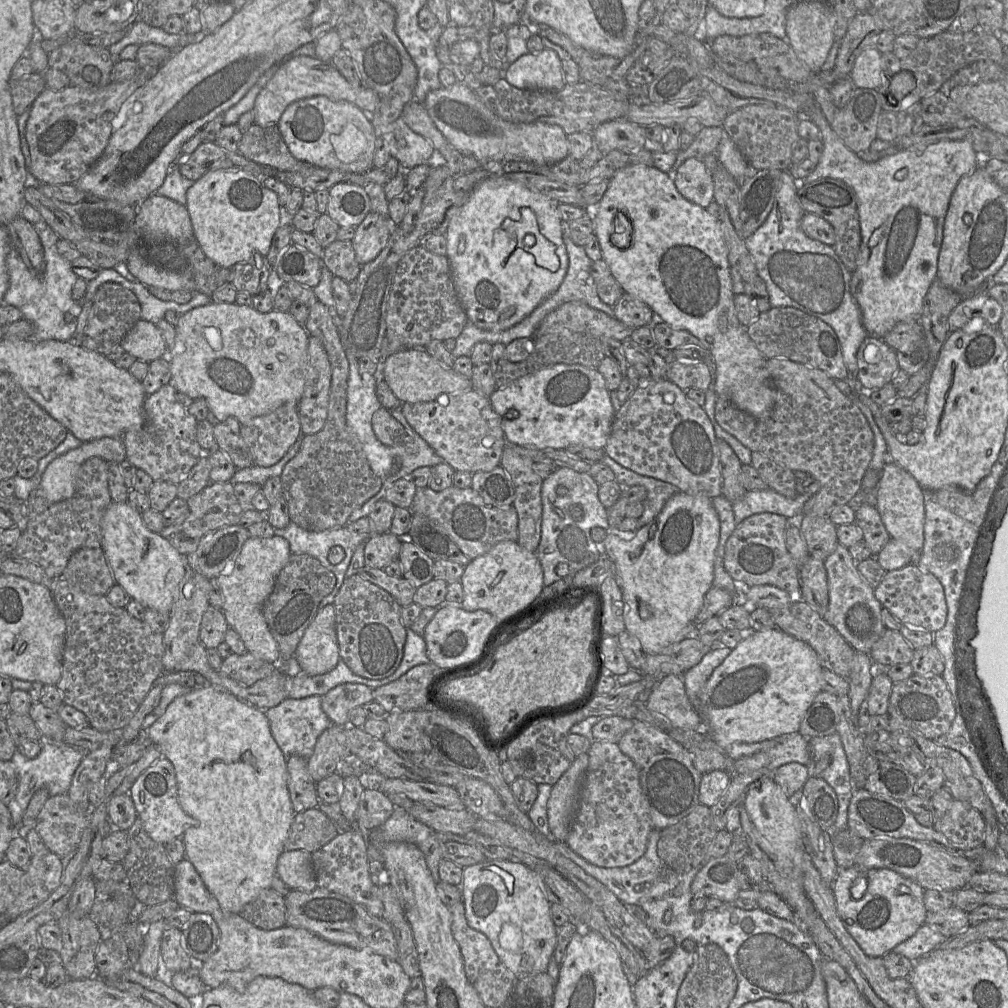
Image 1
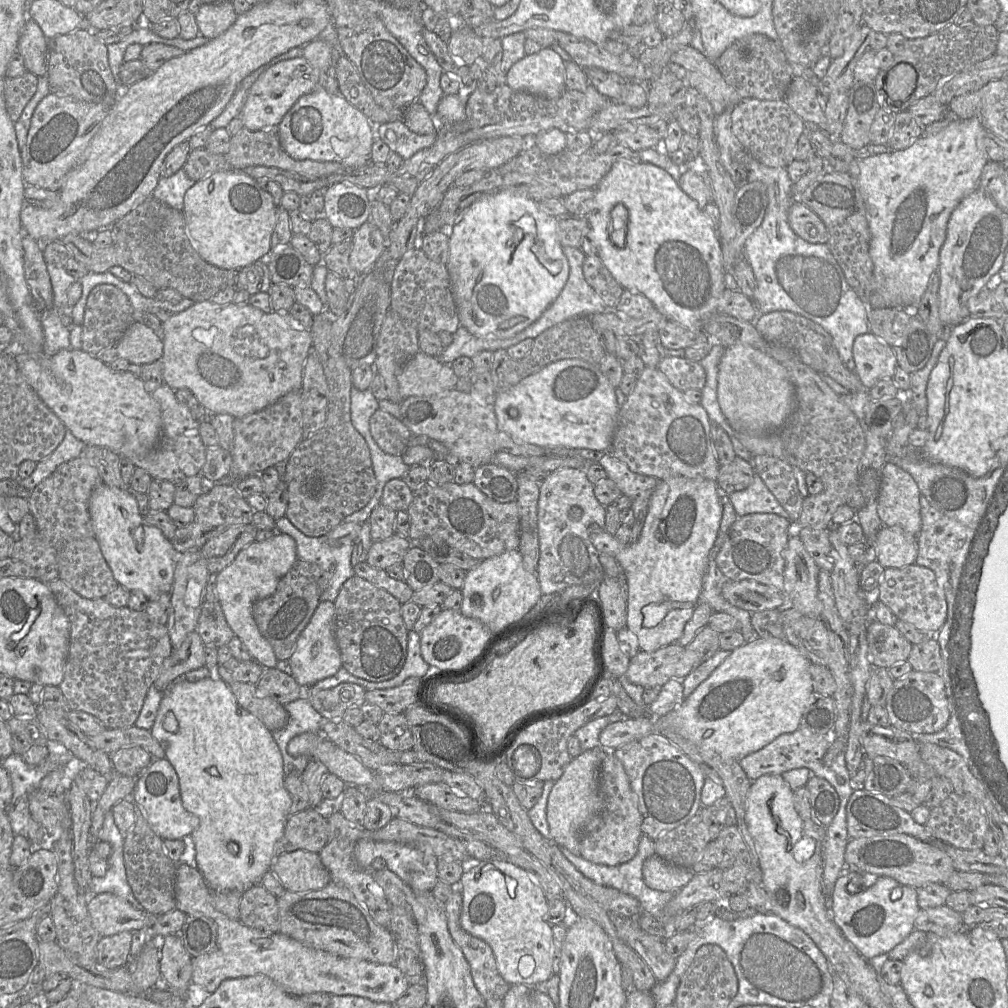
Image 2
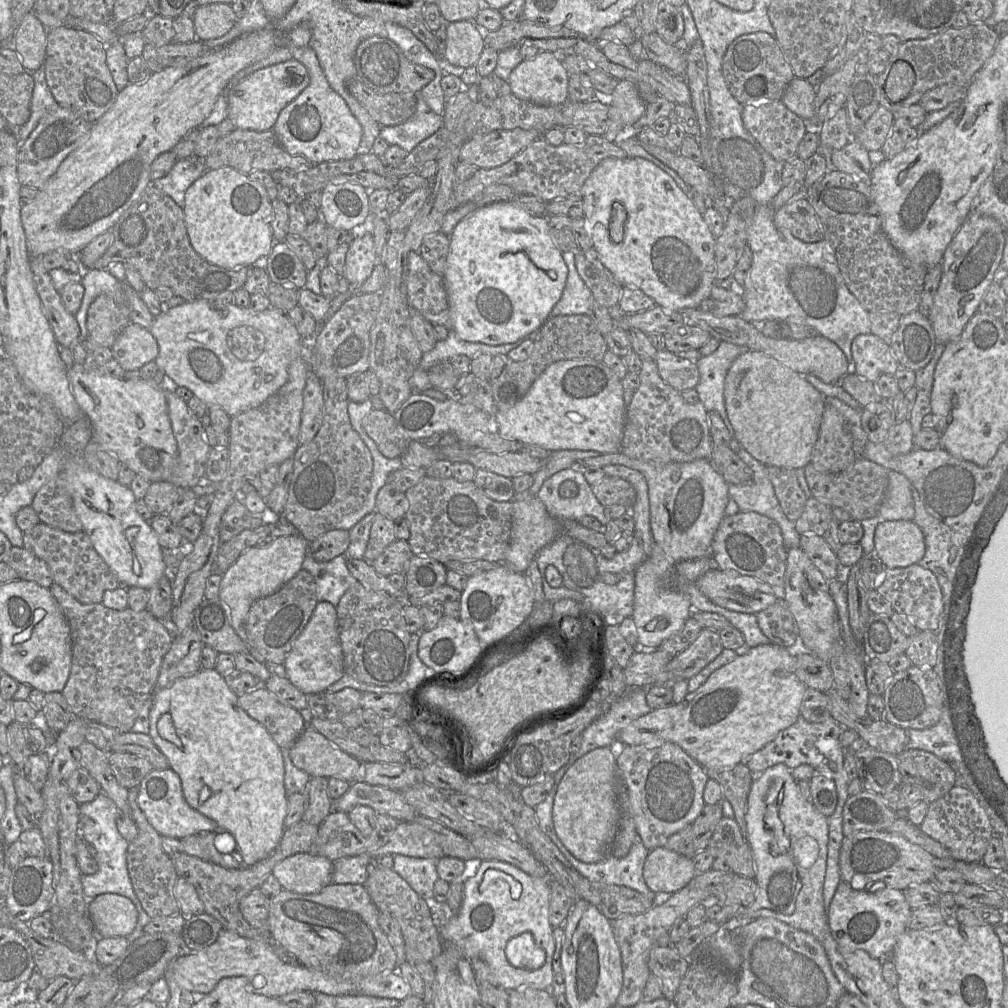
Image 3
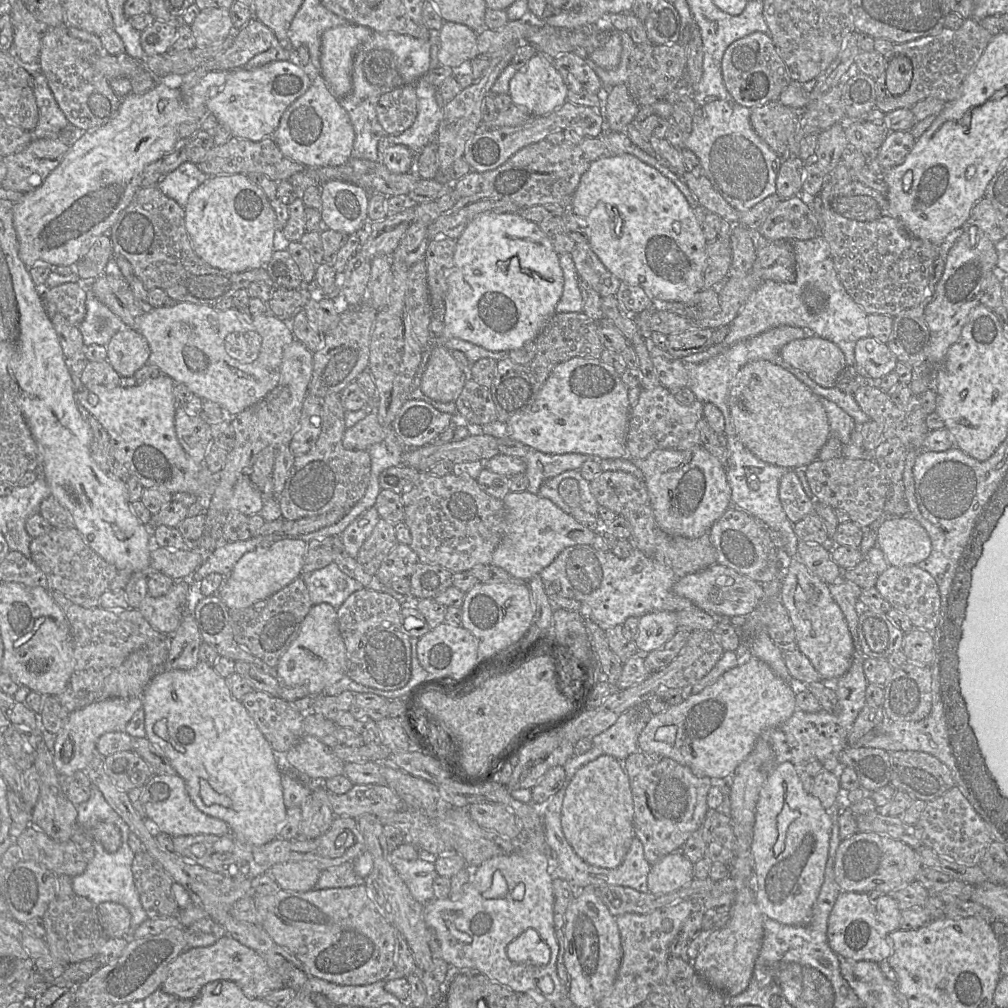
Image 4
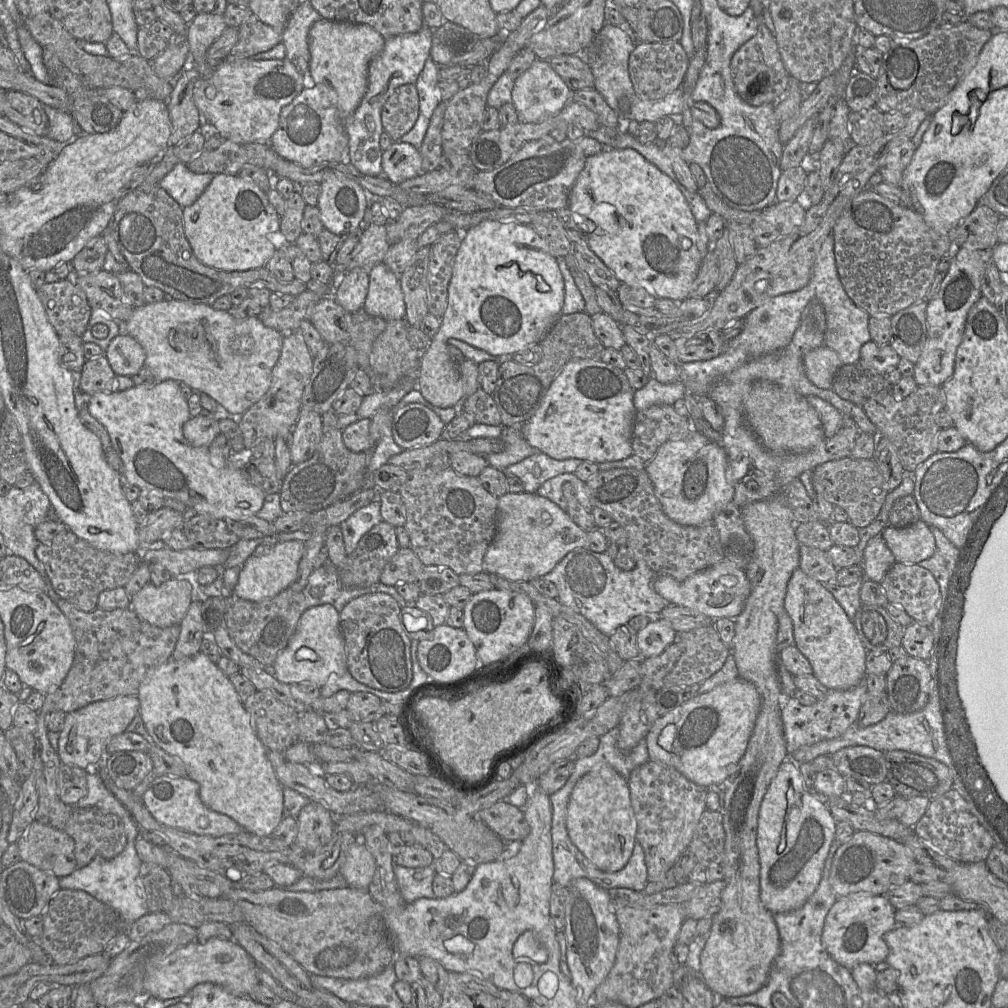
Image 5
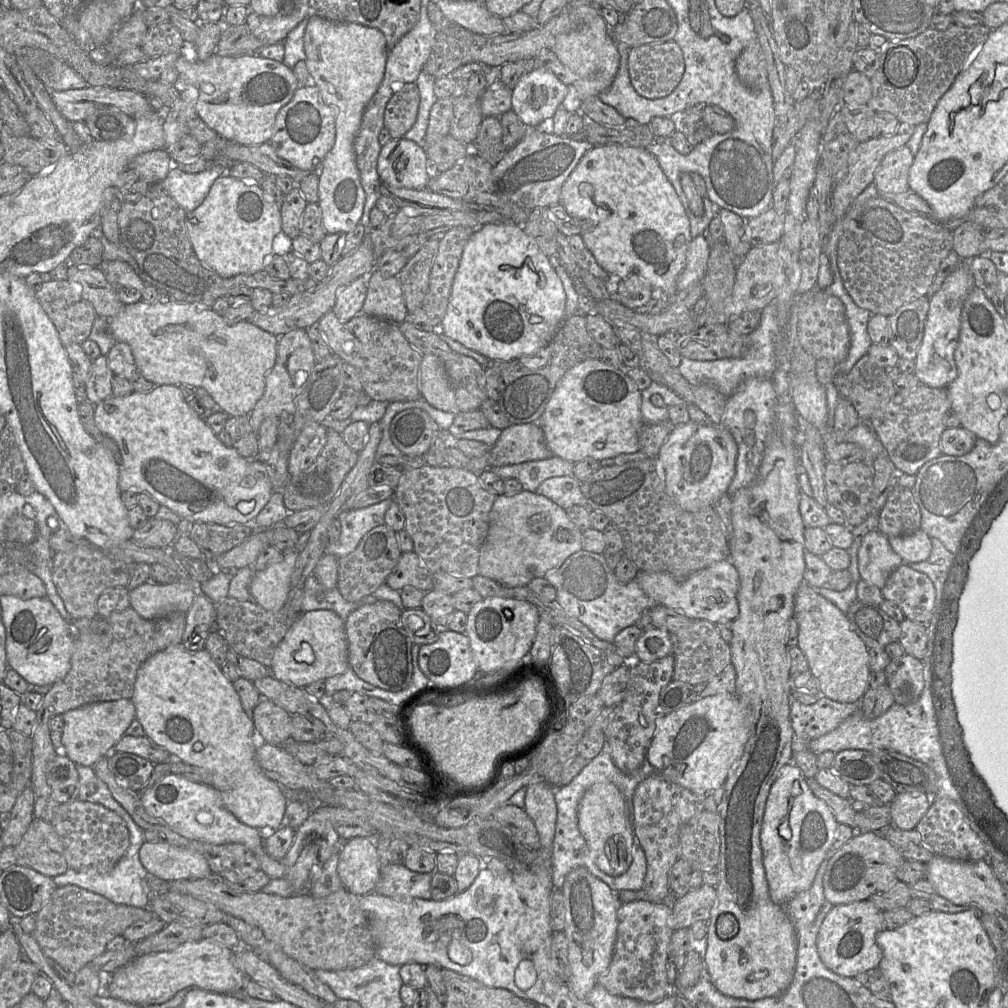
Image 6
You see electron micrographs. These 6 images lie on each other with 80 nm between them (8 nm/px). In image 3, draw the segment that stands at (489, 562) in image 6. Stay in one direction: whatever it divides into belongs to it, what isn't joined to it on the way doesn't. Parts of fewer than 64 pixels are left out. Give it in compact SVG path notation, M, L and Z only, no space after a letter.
M529 491L517 494L512 501L513 517L510 542L503 563L515 572L525 573L540 550L563 534L584 542L595 549L600 549L608 544L603 532L587 529L577 521L552 517L543 502L537 496L530 494Z

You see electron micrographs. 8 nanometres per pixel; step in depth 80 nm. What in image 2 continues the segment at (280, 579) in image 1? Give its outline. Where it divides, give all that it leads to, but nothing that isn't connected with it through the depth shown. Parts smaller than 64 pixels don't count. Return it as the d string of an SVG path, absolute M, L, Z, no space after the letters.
M297 559L280 579L275 593L258 600L252 608L253 618L261 635L271 644L278 661L289 660L296 642L310 622L322 593L328 588L332 573L318 565Z

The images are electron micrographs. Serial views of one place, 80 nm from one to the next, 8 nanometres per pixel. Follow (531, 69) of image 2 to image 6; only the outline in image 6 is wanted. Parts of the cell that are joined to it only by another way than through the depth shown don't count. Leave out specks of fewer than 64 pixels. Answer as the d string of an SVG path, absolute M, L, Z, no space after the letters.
M534 67L513 89L512 109L525 125L537 127L545 119L553 118L568 92L553 72Z

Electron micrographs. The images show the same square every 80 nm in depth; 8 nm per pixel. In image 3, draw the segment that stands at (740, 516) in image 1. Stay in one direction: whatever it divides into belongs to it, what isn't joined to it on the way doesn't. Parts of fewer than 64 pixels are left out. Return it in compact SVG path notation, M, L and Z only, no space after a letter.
M744 448L736 453L753 471L753 478L744 484L728 485L729 497L741 512L756 512L775 521L781 529L785 548L800 547L800 534L795 523L784 514L768 478L766 465L751 456Z

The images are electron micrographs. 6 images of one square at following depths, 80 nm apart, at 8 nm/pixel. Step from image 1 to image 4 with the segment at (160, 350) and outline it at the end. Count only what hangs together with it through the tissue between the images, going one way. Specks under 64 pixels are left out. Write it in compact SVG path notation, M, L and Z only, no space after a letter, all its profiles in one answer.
M132 327L119 330L107 345L107 360L121 377L133 376L148 363L150 354L148 341Z

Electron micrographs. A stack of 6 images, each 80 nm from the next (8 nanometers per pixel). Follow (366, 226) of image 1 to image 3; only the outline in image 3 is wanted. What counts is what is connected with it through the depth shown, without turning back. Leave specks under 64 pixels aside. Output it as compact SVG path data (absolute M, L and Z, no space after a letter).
M366 233L356 237L347 253L344 277L352 291L358 291L369 278L377 264L373 235Z

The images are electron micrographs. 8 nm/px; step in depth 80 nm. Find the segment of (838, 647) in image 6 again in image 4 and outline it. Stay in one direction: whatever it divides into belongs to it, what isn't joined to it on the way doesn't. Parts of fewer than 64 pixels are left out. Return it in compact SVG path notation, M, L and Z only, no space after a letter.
M797 555L791 557L782 582L781 598L794 627L797 649L810 660L823 682L831 684L843 676L850 668L854 655L847 622L827 583L812 574Z

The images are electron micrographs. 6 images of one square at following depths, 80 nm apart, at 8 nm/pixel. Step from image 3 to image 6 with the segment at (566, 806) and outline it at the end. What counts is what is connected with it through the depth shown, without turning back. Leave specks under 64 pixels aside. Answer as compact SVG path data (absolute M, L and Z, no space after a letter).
M611 782L596 783L583 795L578 806L578 827L596 865L610 876L626 872L633 860L635 835L626 801Z

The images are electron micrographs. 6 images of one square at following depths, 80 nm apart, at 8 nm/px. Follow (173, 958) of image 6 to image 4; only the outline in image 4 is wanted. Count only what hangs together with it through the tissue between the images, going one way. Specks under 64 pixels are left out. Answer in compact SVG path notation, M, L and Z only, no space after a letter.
M227 934L211 946L187 948L183 951L169 964L160 989L177 998L193 1000L204 985L216 980L236 983L250 999L262 999L268 992L285 987L280 975L271 969L263 958Z

